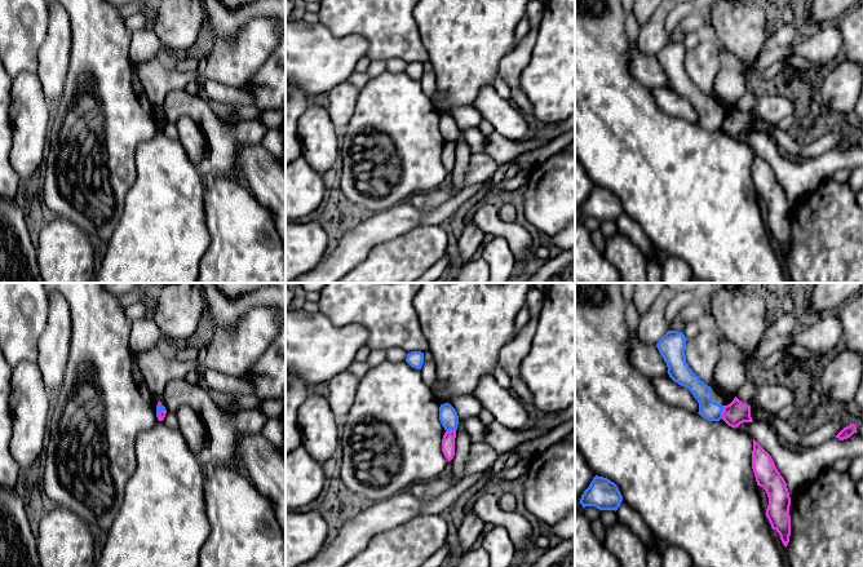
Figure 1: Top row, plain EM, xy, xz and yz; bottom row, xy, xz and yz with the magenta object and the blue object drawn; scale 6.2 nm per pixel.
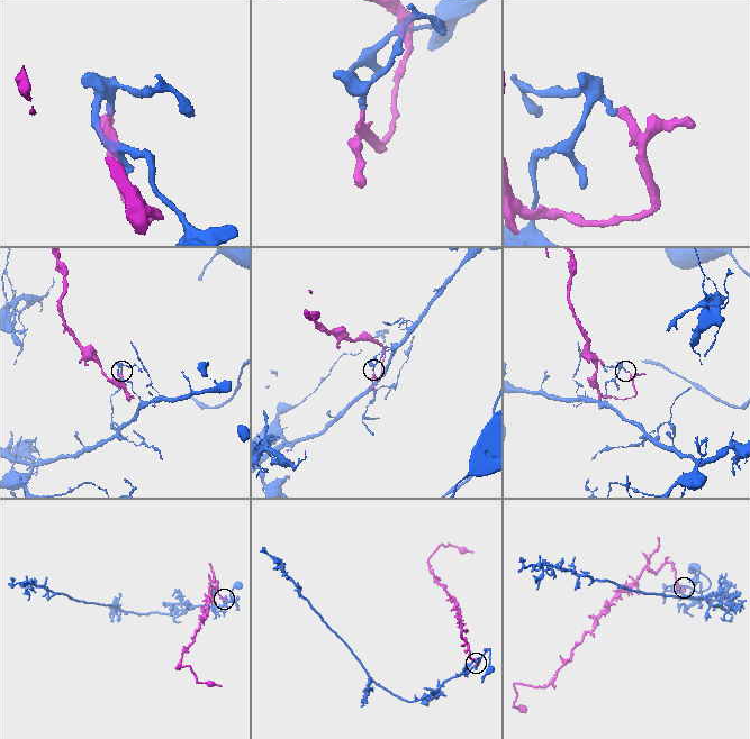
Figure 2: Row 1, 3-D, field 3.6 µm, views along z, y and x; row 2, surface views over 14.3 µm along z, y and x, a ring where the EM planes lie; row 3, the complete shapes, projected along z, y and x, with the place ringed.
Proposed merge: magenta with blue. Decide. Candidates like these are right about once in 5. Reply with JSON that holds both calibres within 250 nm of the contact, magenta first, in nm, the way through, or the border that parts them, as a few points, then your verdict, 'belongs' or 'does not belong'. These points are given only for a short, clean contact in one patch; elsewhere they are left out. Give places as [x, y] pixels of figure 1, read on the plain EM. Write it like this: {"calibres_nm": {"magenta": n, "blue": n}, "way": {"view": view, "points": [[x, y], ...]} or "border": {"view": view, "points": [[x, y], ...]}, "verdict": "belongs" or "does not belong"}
{"calibres_nm": {"magenta": 150, "blue": 120}, "border": {"view": "yz", "points": [[724, 116], [721, 128]]}, "verdict": "does not belong"}

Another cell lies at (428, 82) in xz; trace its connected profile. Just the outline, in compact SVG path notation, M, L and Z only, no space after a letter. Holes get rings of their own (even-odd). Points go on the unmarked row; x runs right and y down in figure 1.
M430 61L424 63L424 75L421 77L421 89L429 97L433 98L437 92L437 77L434 67Z

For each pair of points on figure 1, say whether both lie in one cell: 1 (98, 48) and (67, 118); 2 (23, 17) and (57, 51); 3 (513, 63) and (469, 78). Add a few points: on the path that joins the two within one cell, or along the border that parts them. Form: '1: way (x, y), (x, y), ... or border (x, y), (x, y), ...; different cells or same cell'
1: way (98, 65), (98, 85), (84, 101); same cell
2: border (49, 13), (45, 39), (38, 53), (38, 69); different cells
3: border (516, 45), (501, 58), (498, 74); different cells

